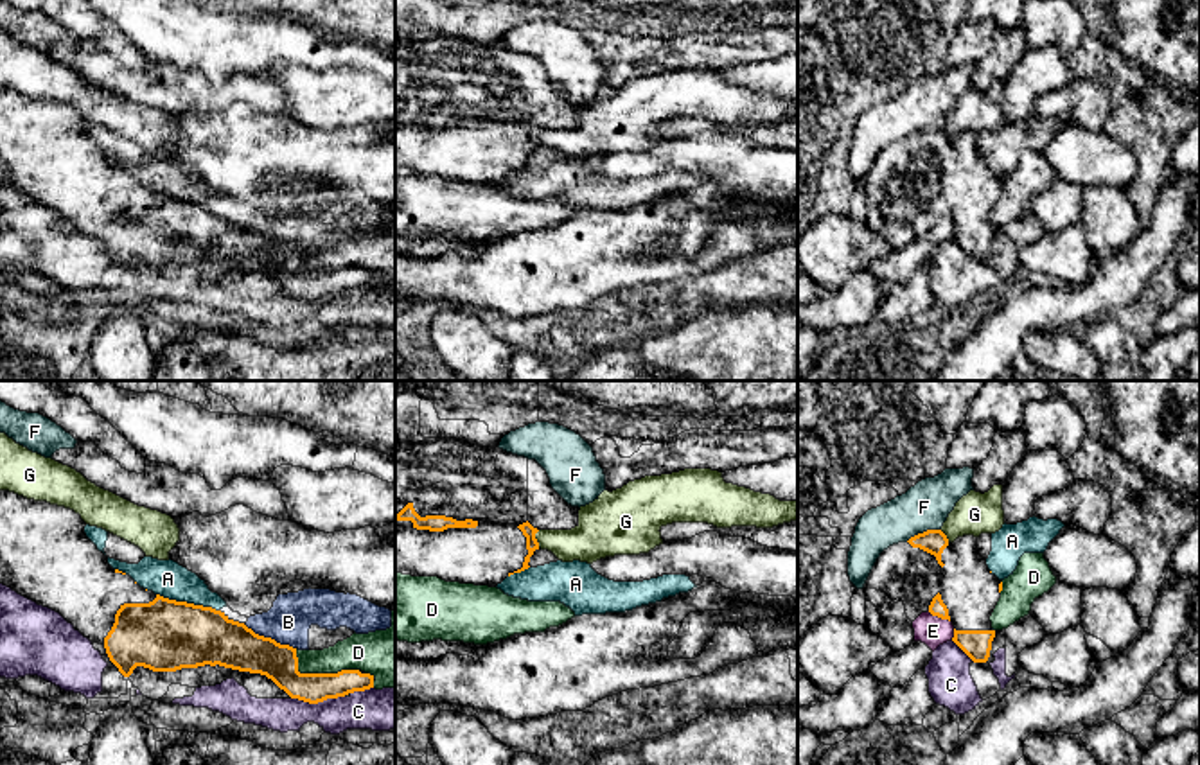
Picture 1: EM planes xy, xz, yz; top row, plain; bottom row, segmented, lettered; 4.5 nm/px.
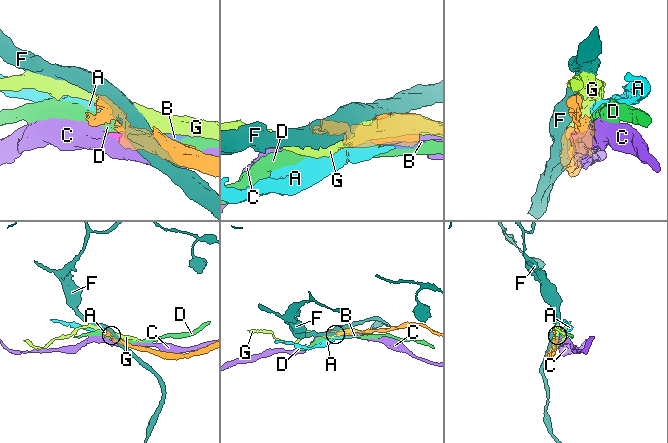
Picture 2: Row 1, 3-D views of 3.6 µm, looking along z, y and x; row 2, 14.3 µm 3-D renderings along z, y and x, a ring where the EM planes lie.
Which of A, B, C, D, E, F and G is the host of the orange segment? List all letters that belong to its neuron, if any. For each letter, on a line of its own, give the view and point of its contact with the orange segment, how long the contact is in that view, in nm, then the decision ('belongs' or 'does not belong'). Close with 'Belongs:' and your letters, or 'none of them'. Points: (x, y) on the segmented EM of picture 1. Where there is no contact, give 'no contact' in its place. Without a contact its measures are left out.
A: xy (185, 602) | 300 nm | does not belong
B: xy (270, 638) | 260 nm | does not belong
C: xy (317, 703) | 240 nm | does not belong
D: xy (318, 674) | 300 nm | does not belong
E: yz (938, 616) | 120 nm | does not belong
F: yz (924, 532) | 170 nm | does not belong
G: xz (536, 539) | 80 nm | does not belong
Belongs: none of them

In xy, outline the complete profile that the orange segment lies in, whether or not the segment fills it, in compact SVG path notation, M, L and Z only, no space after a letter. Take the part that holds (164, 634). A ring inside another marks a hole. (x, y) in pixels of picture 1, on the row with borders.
M0 490L0 584L59 612L84 638L102 645L124 677L137 666L176 672L219 664L266 675L291 699L309 704L374 688L374 675L359 670L300 673L296 648L259 636L212 607L169 600L140 587L108 564L108 557L86 537L84 526L70 508Z

